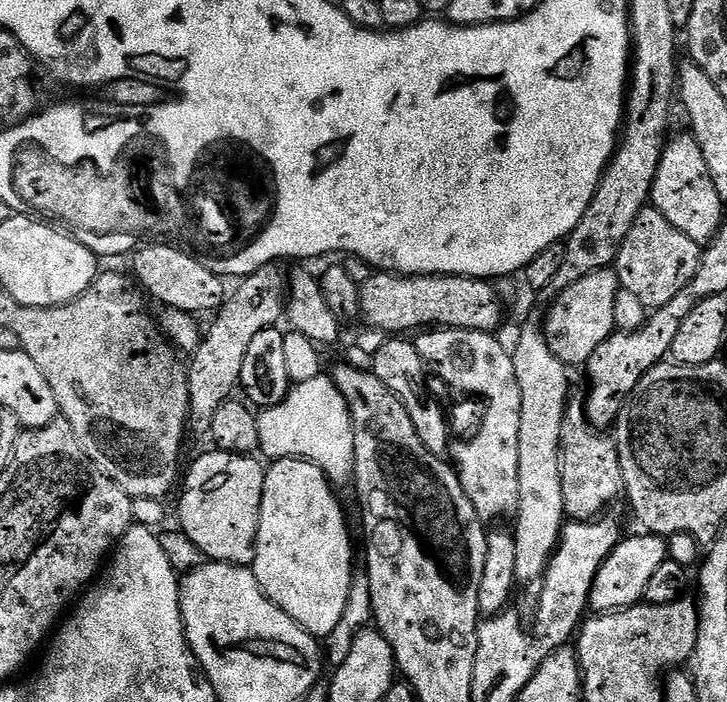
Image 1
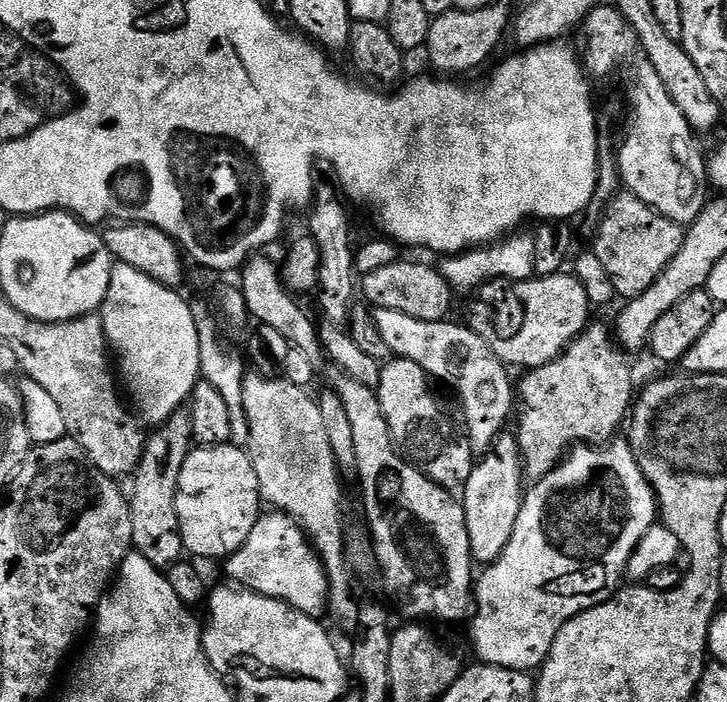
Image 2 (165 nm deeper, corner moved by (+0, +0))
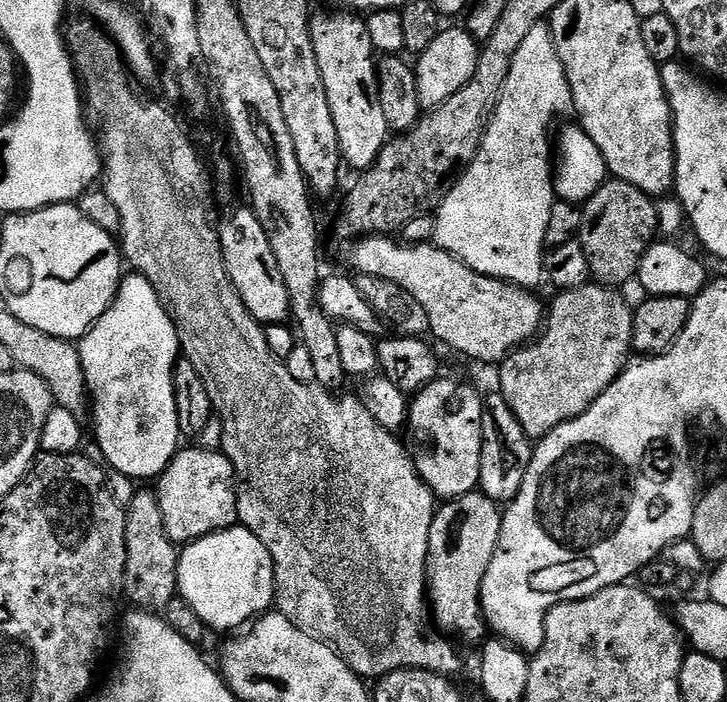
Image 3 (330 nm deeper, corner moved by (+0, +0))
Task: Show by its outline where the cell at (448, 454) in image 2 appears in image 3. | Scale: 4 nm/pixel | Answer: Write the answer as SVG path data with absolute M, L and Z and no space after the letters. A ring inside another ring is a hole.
M431 380L422 391L411 397L408 406L406 425L406 447L412 457L416 473L424 479L424 484L432 495L441 501L457 500L477 491L480 486L480 467L482 466L482 406L481 393L476 393L468 384L460 380Z

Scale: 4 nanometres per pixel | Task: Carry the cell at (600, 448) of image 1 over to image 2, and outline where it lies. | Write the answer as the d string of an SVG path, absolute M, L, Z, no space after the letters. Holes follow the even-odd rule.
M592 322L589 323L588 327L585 328L567 348L565 348L563 354L558 358L546 362L546 366L538 366L537 368L525 371L523 375L521 375L524 377L518 380L518 416L520 412L520 425L514 428L514 435L520 447L520 454L524 462L524 471L533 481L538 481L546 474L550 474L550 470L556 468L556 465L564 459L566 453L573 446L579 445L581 442L588 446L603 446L609 443L609 441L619 433L616 431L618 431L620 427L620 431L625 427L626 421L630 416L630 409L634 403L634 391L632 392L632 368L628 365L627 358L629 359L625 349L621 348L619 343L614 339L613 329L609 327L609 325L607 328L604 324Z

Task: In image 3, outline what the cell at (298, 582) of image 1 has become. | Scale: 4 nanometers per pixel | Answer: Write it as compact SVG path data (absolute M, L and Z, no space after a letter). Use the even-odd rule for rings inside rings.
M224 528L183 545L178 555L176 586L179 599L185 600L194 614L202 618L205 629L235 633L273 607L276 594L274 561L270 558L270 550L262 546L249 528Z

